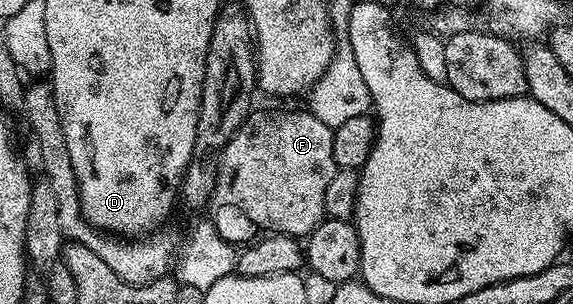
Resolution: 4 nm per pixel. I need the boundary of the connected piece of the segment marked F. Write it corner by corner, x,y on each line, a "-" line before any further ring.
302,108
302,110
258,110
255,109
244,120
242,126
227,142
227,146
223,148
222,154
219,156
218,162
218,179
214,185
214,191
210,197
210,204
208,207
209,221
214,223
214,227
220,232
222,238
230,238
230,225
239,218
238,234
242,238
246,238
249,234
257,235
259,232
266,234
288,234
292,238
299,240
305,239
310,235
314,229
324,221
327,217
325,212
324,196
327,191
328,184
331,183
335,173
339,170
339,166
334,159
334,152
332,150
332,140
334,139
334,130
328,125
324,124
324,120
320,120
311,114
309,109

